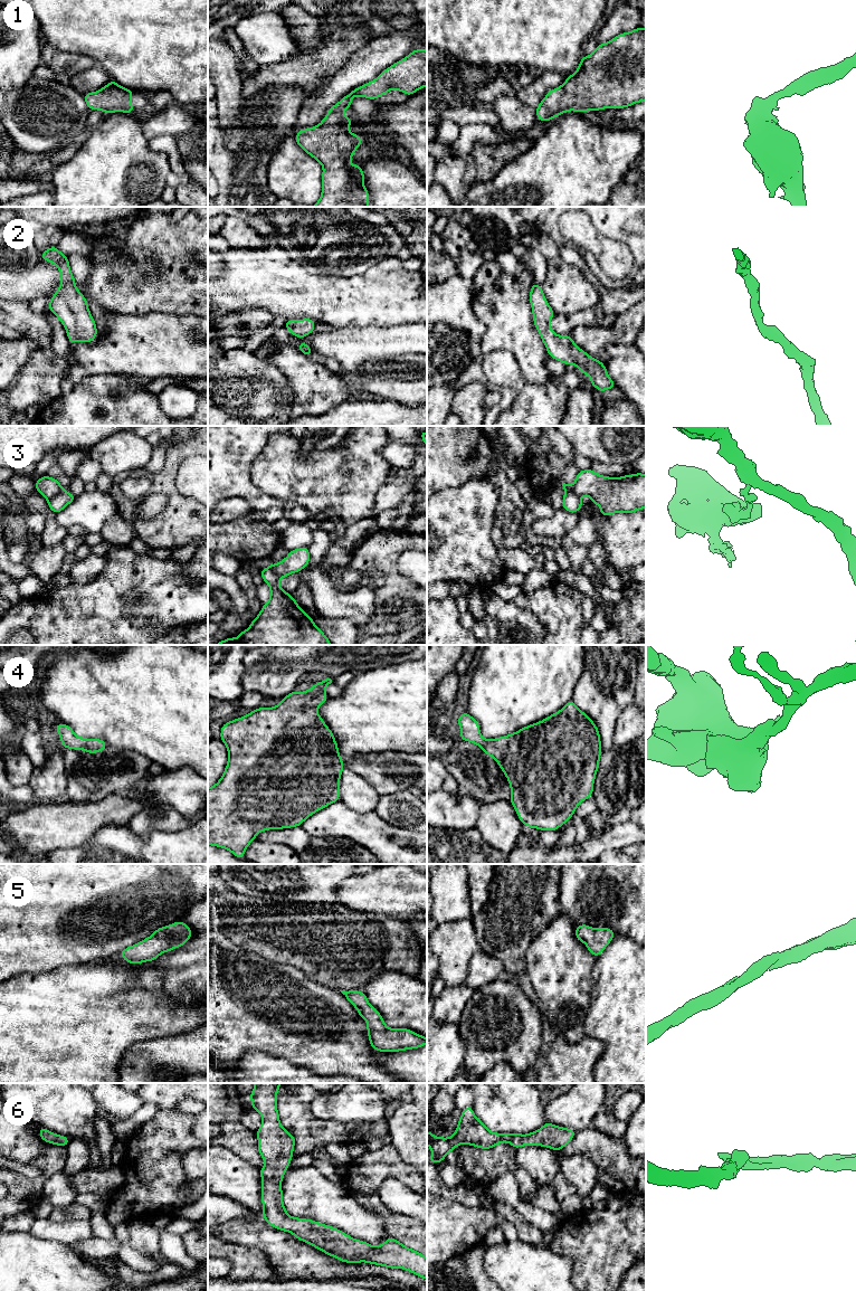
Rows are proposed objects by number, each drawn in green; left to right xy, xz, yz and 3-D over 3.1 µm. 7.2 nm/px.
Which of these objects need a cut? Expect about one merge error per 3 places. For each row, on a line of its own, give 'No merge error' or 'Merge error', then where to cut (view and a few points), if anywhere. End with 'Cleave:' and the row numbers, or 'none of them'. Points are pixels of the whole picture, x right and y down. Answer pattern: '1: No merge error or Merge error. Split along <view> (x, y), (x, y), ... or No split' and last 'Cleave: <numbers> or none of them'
1: No merge error. No split
2: No merge error. No split
3: Merge error. Split along xy (64, 491), (48, 501)
4: No merge error. No split
5: No merge error. No split
6: No merge error. No split
Cleave: 3

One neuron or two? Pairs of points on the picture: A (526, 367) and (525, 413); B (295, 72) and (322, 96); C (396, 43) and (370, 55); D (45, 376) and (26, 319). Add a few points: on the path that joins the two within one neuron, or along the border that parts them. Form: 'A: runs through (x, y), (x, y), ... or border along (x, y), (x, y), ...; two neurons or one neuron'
A: border along (550, 376), (535, 383), (526, 383), (521, 379); two neurons
B: border along (320, 79), (312, 85); two neurons
C: runs through (389, 48), (377, 55); one neuron
D: runs through (45, 361), (45, 347), (40, 333); one neuron

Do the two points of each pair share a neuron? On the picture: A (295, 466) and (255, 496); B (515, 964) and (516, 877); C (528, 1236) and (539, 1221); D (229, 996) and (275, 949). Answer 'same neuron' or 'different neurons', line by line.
A: different neurons
B: same neuron
C: different neurons
D: different neurons

